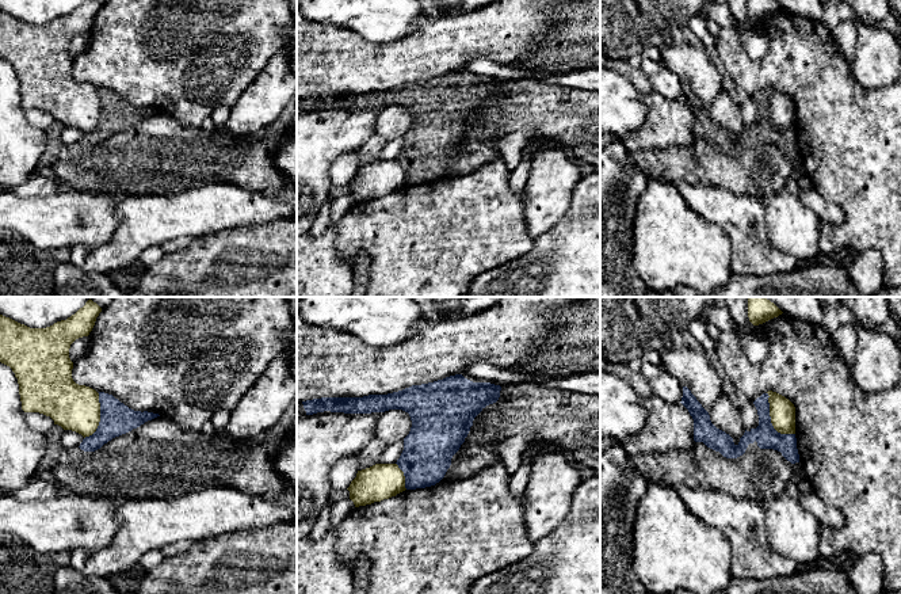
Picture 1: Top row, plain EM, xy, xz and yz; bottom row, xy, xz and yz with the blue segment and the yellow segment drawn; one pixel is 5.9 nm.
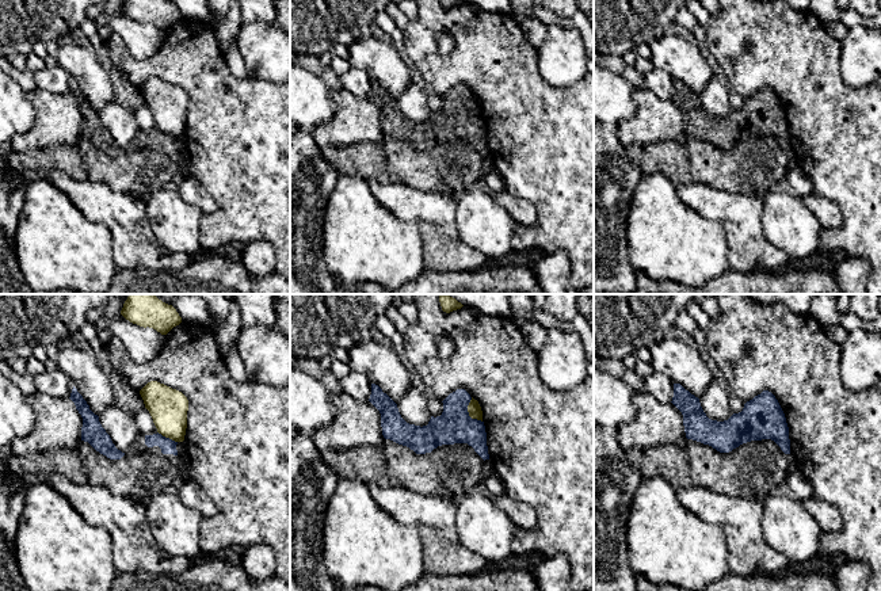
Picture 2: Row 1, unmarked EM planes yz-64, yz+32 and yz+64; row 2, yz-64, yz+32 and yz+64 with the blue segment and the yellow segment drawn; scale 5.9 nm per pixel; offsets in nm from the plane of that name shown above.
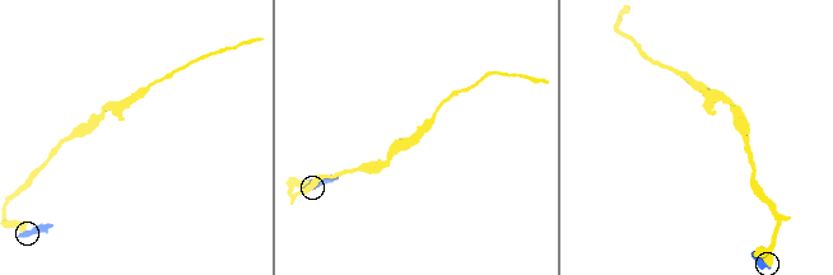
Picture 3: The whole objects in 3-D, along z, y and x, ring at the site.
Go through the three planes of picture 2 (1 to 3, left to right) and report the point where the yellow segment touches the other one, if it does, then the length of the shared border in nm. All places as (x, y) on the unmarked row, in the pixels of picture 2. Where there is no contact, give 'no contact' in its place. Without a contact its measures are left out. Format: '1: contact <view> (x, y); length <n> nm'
1: contact yz-64 (167, 134); length 140 nm
2: contact yz+32 (468, 109); length 170 nm
3: no contact

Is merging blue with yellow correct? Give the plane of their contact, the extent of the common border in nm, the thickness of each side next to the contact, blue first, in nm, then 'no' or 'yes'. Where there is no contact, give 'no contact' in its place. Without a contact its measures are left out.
yz | 300 nm | 140/160 nm | no

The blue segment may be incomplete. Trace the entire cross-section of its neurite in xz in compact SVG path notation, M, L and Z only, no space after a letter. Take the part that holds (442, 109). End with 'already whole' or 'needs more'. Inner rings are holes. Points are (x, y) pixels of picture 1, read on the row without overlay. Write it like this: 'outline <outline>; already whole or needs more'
outline M455 71L387 91L321 94L297 99L297 118L324 107L408 108L412 123L404 134L404 146L396 160L404 168L406 186L425 184L444 174L474 114L499 96L500 87L500 81L473 79L462 71Z; needs more

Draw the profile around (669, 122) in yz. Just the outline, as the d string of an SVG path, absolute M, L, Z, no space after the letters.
M658 92L641 95L648 110L644 125L625 136L629 152L638 149L665 149L671 146L692 146L694 115L682 99L668 99Z

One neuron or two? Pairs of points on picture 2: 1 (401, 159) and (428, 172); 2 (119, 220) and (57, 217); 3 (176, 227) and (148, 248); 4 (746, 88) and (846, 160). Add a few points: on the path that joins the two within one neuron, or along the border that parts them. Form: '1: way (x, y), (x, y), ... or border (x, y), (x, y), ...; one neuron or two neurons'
1: way (408, 166), (422, 170); one neuron
2: border (67, 195), (90, 220), (100, 221), (113, 239); two neurons
3: border (145, 210), (152, 233), (171, 251), (186, 254); two neurons
4: way (773, 80), (828, 133); one neuron

